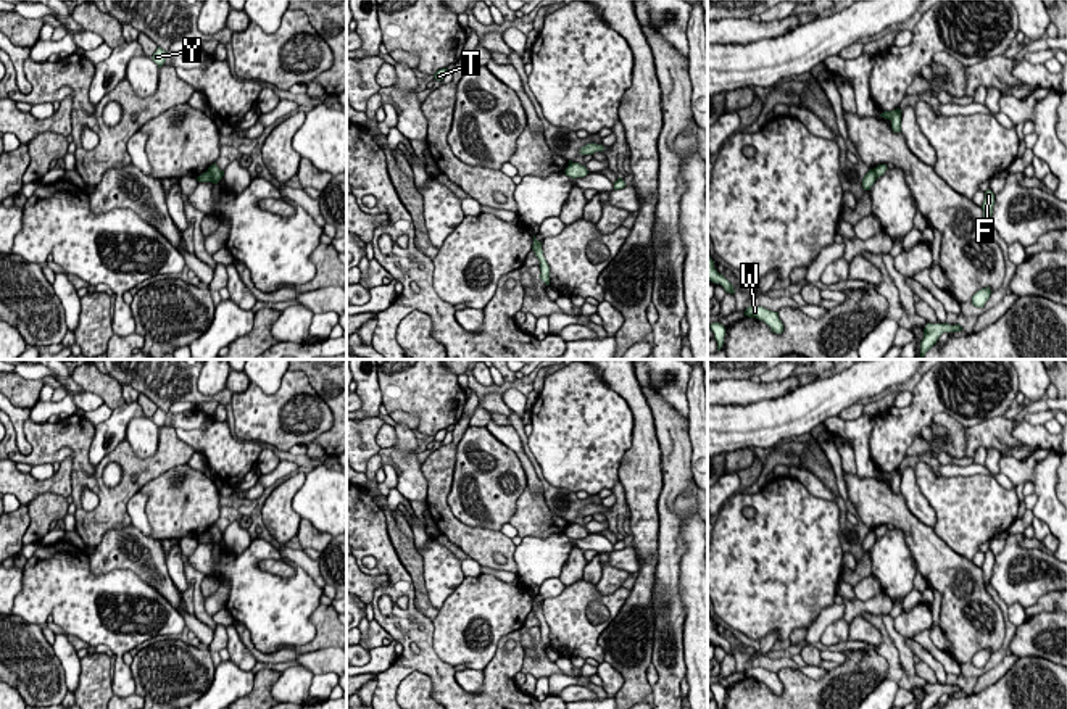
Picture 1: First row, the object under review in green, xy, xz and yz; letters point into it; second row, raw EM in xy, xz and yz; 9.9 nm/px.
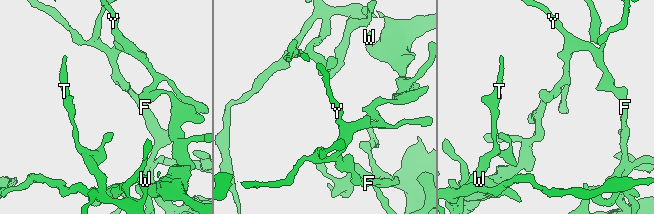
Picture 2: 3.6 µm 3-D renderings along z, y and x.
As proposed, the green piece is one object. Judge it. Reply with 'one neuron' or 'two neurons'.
two neurons

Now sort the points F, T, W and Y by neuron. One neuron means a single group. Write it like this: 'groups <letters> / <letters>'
groups F T Y / W

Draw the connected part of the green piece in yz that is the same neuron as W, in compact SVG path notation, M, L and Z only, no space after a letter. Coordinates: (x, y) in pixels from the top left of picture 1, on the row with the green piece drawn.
M749 306L749 308L746 308L746 311L743 314L748 317L756 317L759 321L764 321L770 327L770 330L775 334L783 332L783 324L778 319L778 313L769 311L762 306Z

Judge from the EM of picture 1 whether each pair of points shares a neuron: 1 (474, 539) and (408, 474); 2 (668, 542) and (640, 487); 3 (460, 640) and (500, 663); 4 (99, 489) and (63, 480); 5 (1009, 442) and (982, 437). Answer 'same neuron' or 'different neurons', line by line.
1: different neurons
2: different neurons
3: different neurons
4: different neurons
5: same neuron

